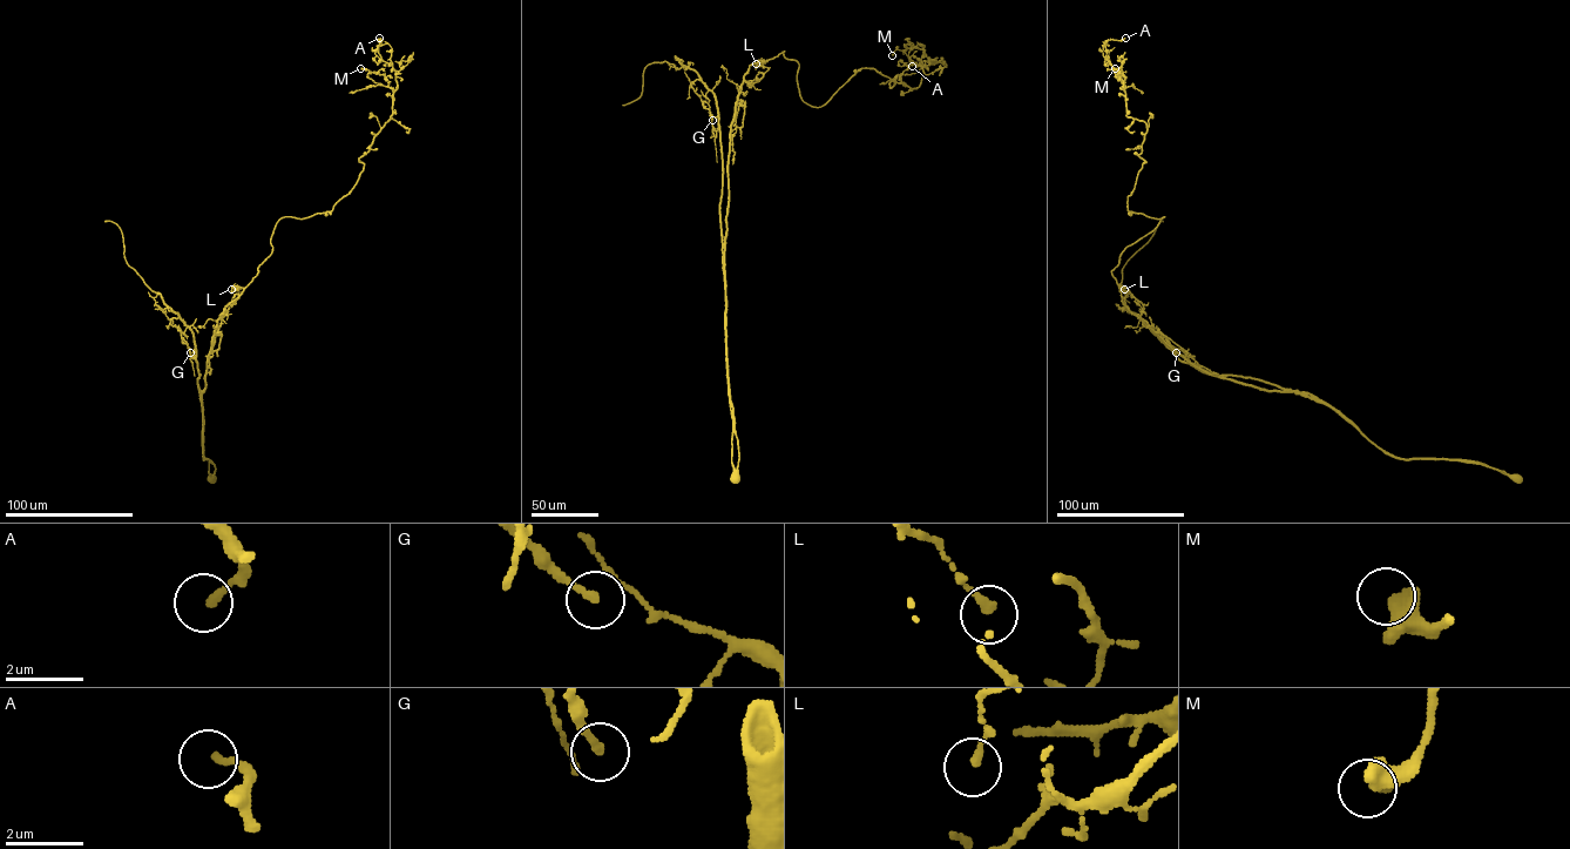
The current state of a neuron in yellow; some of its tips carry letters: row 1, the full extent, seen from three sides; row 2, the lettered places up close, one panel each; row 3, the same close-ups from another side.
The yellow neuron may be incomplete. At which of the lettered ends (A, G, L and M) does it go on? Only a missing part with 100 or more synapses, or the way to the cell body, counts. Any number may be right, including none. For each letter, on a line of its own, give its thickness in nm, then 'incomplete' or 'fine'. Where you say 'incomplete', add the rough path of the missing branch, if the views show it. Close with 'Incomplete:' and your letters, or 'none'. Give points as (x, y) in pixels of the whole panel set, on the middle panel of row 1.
A: 180 nm thick; fine
G: 100 nm thick; fine
L: 190 nm thick; fine
M: 550 nm thick; fine
Incomplete: none

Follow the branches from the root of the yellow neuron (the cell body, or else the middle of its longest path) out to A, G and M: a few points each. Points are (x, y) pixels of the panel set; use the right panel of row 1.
A: (1516, 477), (1395, 458), (1124, 304), (1111, 270), (1164, 216), (1128, 209), (1125, 38)
G: (1516, 477), (1470, 460), (1395, 458), (1308, 395), (1208, 375), (1182, 362), (1138, 318), (1176, 352)
M: (1516, 477), (1395, 458), (1124, 304), (1111, 270), (1164, 216), (1128, 209), (1146, 126), (1115, 68)

